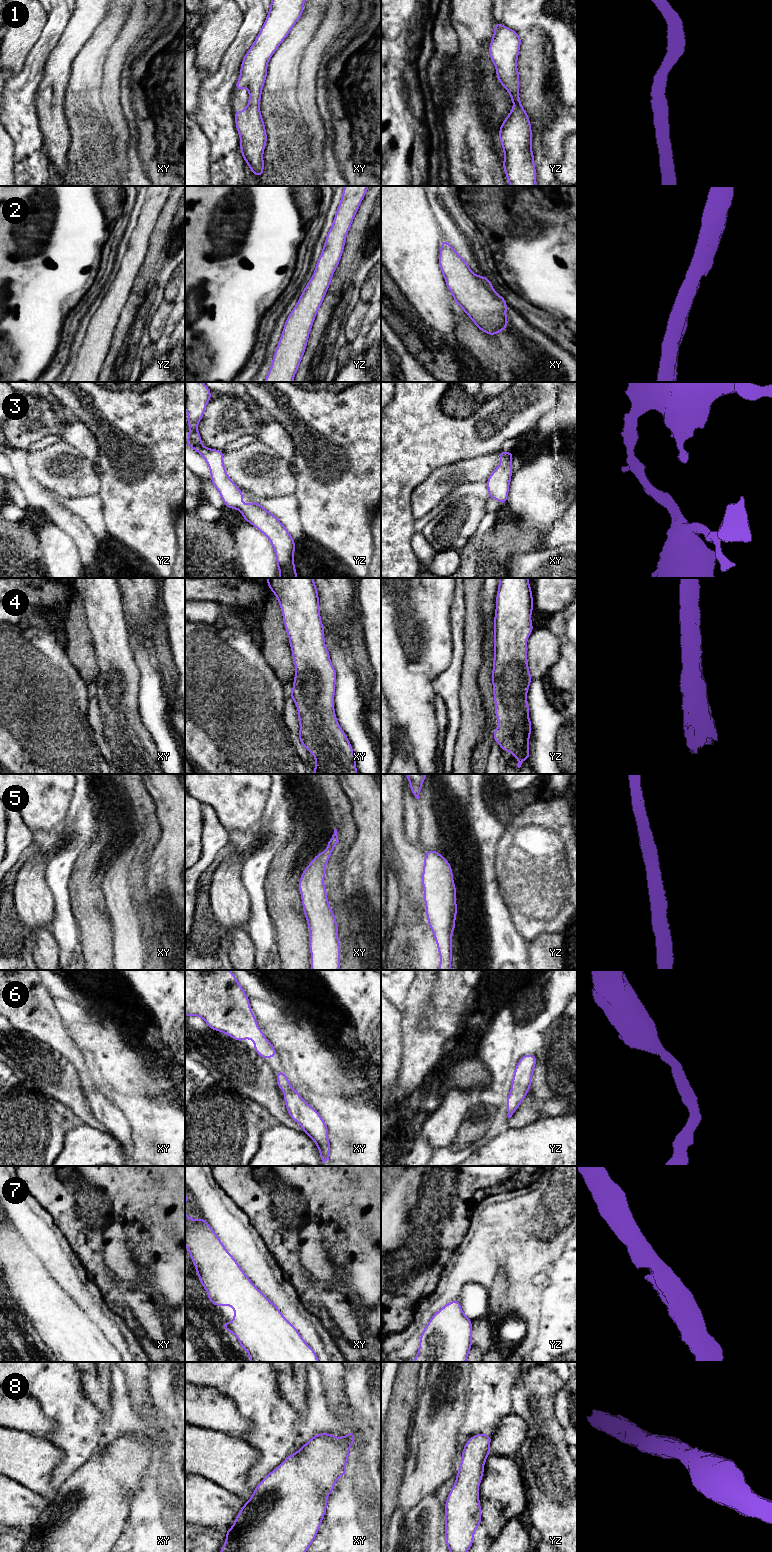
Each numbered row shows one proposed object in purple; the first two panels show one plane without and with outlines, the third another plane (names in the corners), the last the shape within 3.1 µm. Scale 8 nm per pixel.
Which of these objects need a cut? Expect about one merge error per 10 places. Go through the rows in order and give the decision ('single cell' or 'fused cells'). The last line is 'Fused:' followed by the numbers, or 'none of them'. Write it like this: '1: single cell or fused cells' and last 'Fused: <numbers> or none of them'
1: single cell
2: single cell
3: single cell
4: single cell
5: single cell
6: single cell
7: single cell
8: single cell
Fused: none of them

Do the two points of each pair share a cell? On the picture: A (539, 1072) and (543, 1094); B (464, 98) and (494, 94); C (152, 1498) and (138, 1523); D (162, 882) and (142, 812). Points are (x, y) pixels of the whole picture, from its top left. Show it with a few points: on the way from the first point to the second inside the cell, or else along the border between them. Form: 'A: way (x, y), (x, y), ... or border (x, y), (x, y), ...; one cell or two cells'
A: way (539, 1077), (540, 1089); one cell
B: border (475, 72), (476, 85), (474, 94), (481, 119); two cells
C: way (150, 1504), (146, 1509), (144, 1517); one cell
D: border (159, 826), (161, 836), (148, 859), (147, 872); two cells

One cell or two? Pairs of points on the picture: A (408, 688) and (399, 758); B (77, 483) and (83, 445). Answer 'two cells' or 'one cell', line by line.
A: two cells
B: two cells

